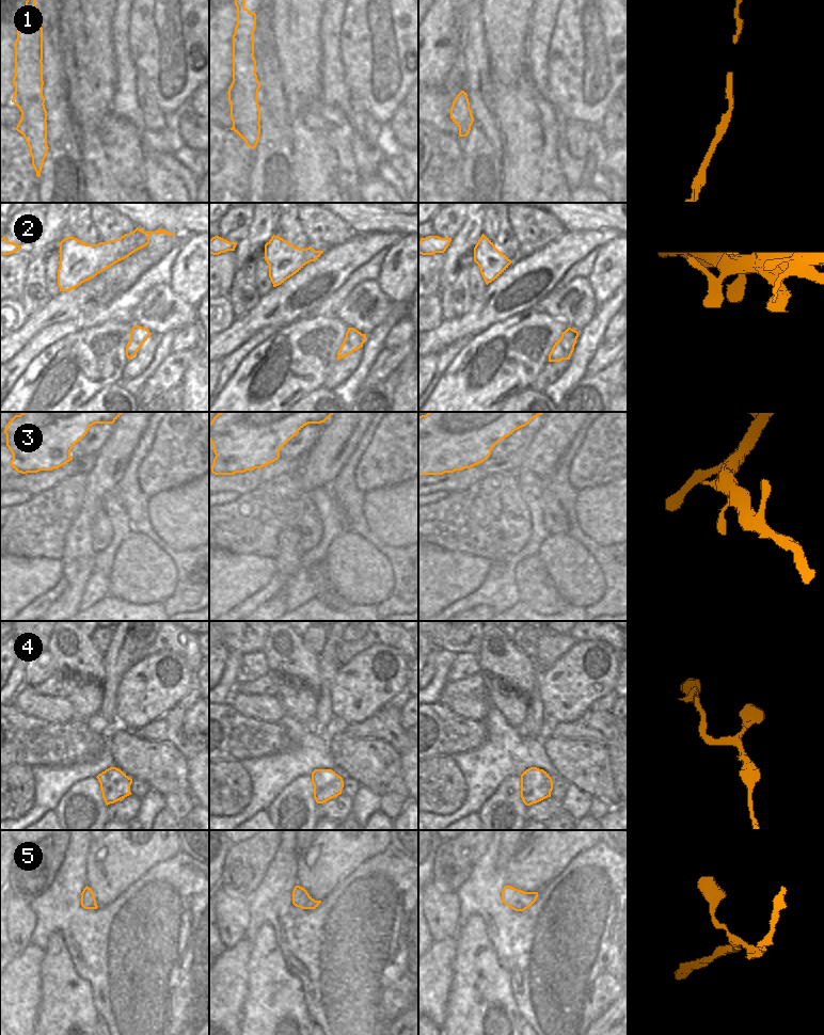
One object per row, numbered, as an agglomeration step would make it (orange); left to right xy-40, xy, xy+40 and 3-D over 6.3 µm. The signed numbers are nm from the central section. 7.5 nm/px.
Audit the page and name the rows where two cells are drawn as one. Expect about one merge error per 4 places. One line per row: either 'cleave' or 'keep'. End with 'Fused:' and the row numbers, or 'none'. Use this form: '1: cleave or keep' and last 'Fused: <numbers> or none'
1: keep
2: keep
3: keep
4: keep
5: keep
Fused: none

